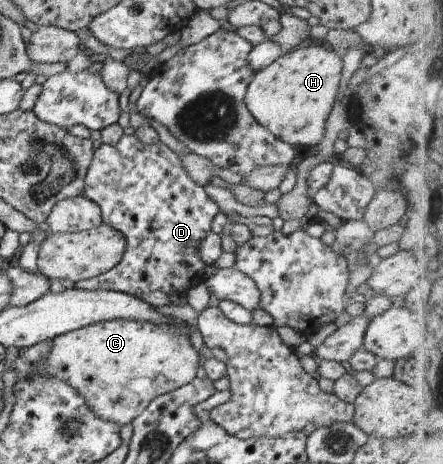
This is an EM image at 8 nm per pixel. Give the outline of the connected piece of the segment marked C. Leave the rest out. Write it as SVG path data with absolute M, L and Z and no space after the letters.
M115 319L94 322L53 338L46 361L42 359L32 375L41 370L42 375L68 383L84 397L94 415L123 427L153 399L196 378L201 361L188 335L176 325Z

